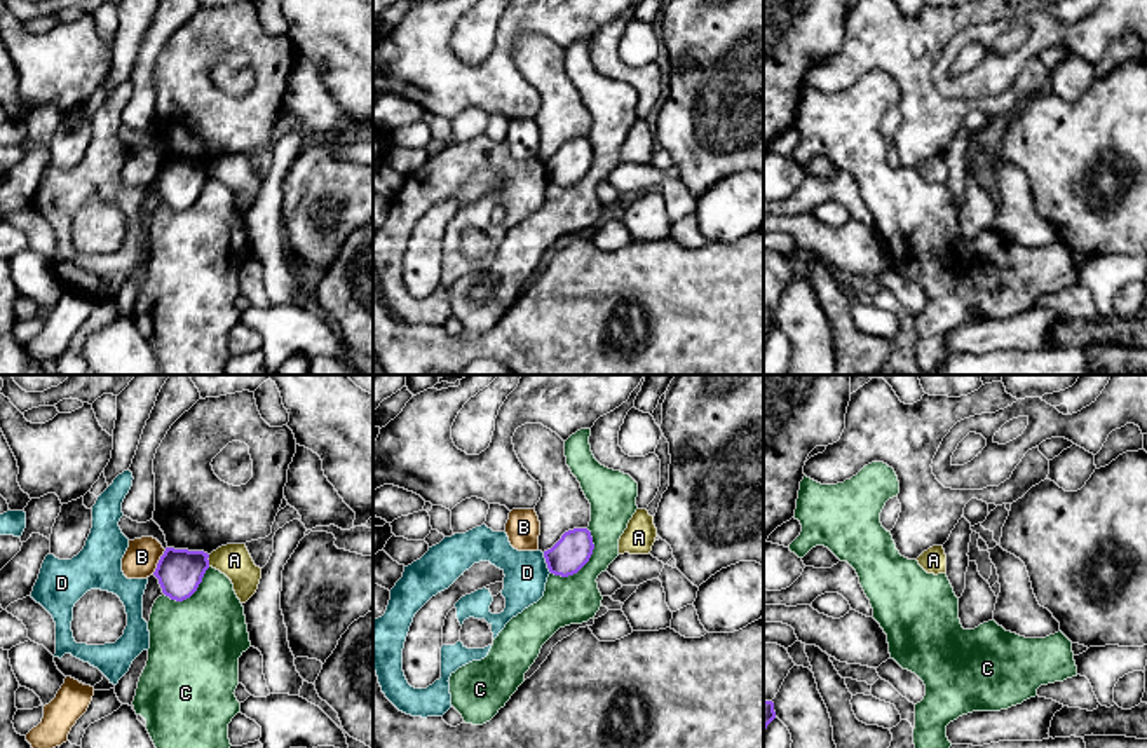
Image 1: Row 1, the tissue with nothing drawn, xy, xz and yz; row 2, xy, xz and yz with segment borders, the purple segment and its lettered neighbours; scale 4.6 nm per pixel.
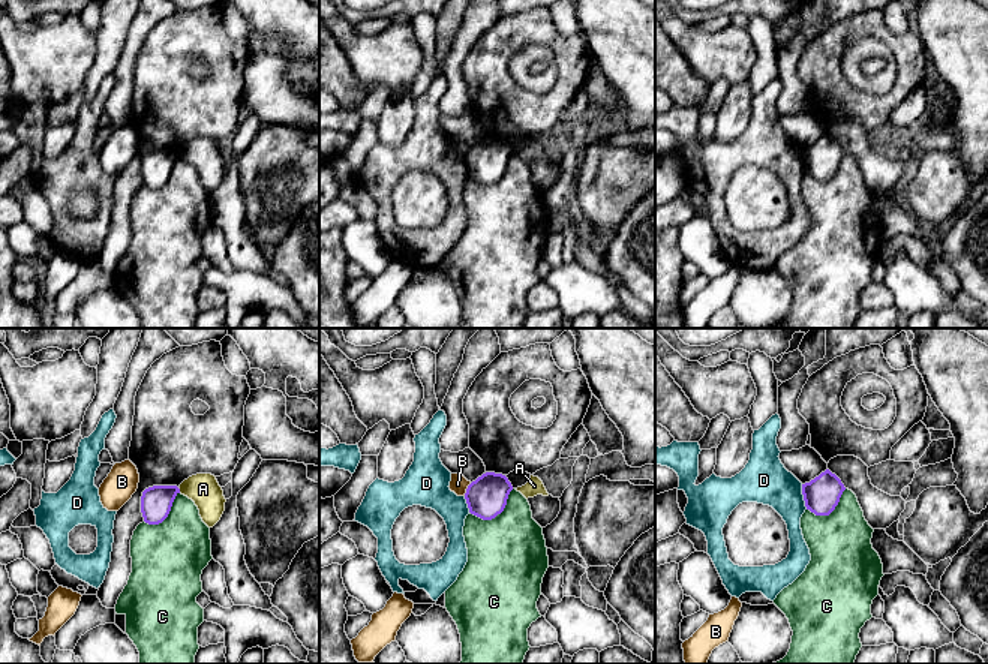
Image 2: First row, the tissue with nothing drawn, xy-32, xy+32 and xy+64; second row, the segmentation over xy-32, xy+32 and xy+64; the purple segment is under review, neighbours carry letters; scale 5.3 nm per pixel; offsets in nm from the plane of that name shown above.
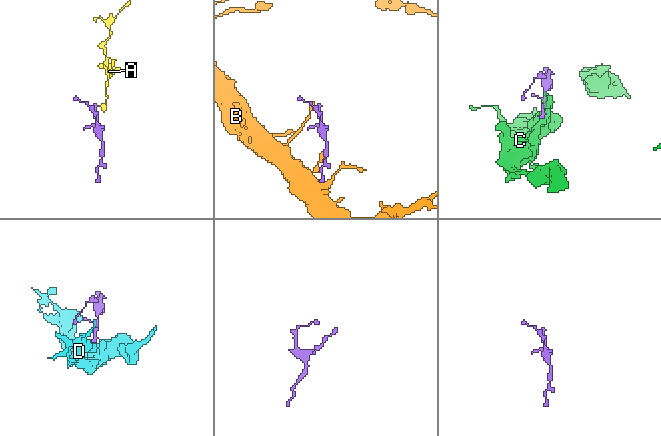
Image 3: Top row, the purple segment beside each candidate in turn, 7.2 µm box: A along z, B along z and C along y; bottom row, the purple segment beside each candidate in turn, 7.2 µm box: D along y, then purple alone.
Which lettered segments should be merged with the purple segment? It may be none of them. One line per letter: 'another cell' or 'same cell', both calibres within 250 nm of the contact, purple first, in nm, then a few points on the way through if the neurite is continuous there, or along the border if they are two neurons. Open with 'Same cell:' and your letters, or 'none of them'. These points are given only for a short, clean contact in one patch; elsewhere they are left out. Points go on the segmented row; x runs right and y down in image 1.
Same cell: none of them
A: another cell; 200 nm thick on the purple side, 160 nm on the other; border along xy (210, 555), (208, 565)
B: another cell; 200 nm thick on the purple side, 160 nm on the other; border along xy (166, 550), (152, 574)
C: another cell; 170 nm thick on the purple side, 220 nm on the other
D: another cell; 170 nm thick on the purple side, 200 nm on the other; border along xz (542, 553), (551, 572)

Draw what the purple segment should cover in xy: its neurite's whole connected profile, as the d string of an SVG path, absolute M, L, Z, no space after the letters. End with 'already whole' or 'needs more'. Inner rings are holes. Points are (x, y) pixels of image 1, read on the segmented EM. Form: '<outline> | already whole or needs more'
M166 547L153 572L162 593L176 602L190 598L209 568L207 558L204 551Z | already whole

